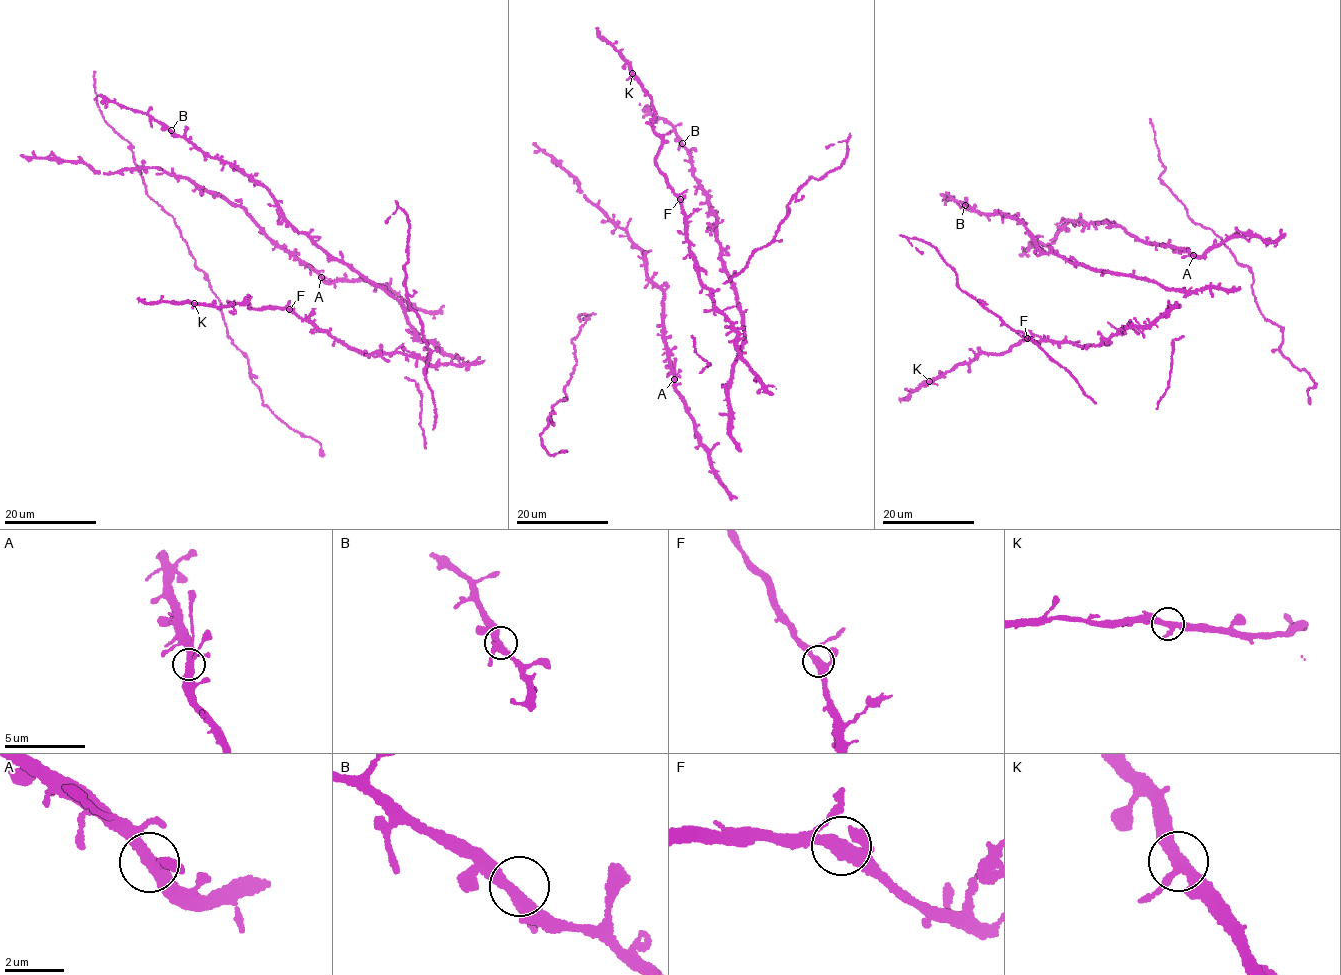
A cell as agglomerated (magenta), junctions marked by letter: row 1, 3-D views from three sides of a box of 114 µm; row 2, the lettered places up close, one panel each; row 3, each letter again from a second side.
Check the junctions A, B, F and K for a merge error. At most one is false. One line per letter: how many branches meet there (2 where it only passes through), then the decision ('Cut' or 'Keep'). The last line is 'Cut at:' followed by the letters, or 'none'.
A: Branches: 3. Keep
B: Branches: 3. Keep
F: Branches: 3. Keep
K: Branches: 3. Keep
Cut at: none

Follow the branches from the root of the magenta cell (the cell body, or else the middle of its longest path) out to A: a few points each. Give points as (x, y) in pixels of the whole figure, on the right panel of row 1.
A: (1248, 234), (1226, 237), (1201, 255), (1192, 255)

